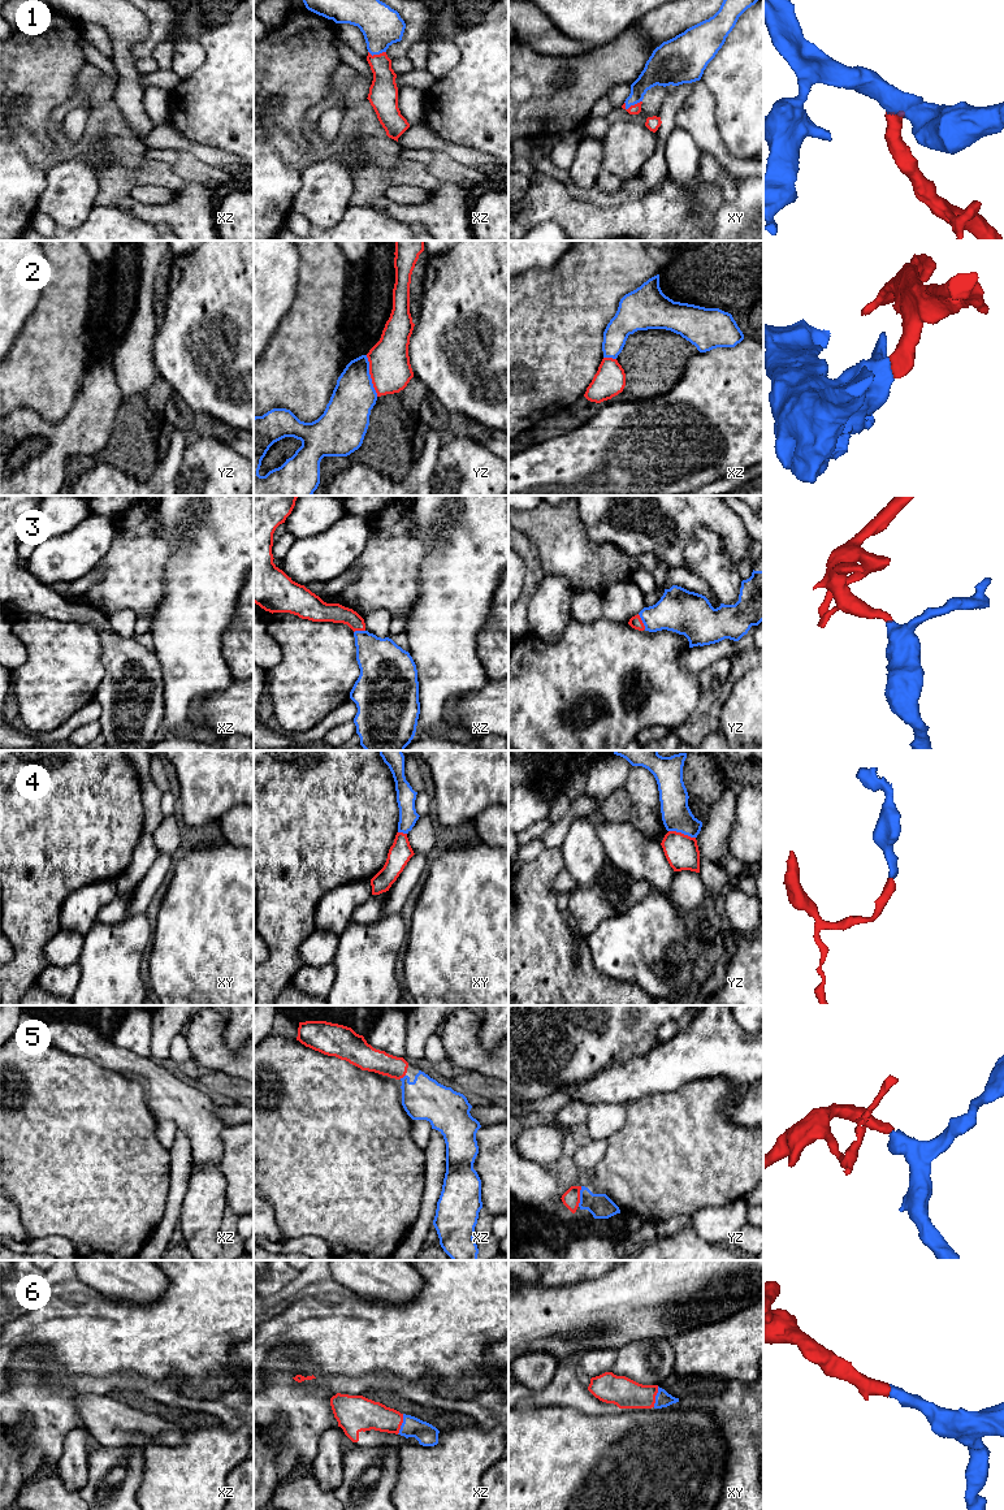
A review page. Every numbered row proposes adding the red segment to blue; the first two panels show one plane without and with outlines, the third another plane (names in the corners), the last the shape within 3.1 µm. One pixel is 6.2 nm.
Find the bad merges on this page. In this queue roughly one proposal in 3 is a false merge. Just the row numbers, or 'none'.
2, 4

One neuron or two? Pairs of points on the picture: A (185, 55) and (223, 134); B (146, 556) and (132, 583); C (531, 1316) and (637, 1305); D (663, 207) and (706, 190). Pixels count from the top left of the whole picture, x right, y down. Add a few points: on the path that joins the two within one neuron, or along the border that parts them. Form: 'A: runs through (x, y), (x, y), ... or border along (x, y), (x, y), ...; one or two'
A: border along (199, 42), (204, 53), (204, 61), (182, 79); two
B: runs through (139, 562), (133, 569), (133, 576); one
C: runs through (557, 1316), (585, 1316), (611, 1311); one
D: runs through (675, 207), (693, 207), (699, 202); one

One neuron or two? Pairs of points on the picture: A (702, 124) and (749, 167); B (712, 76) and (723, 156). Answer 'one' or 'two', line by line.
A: one
B: two

